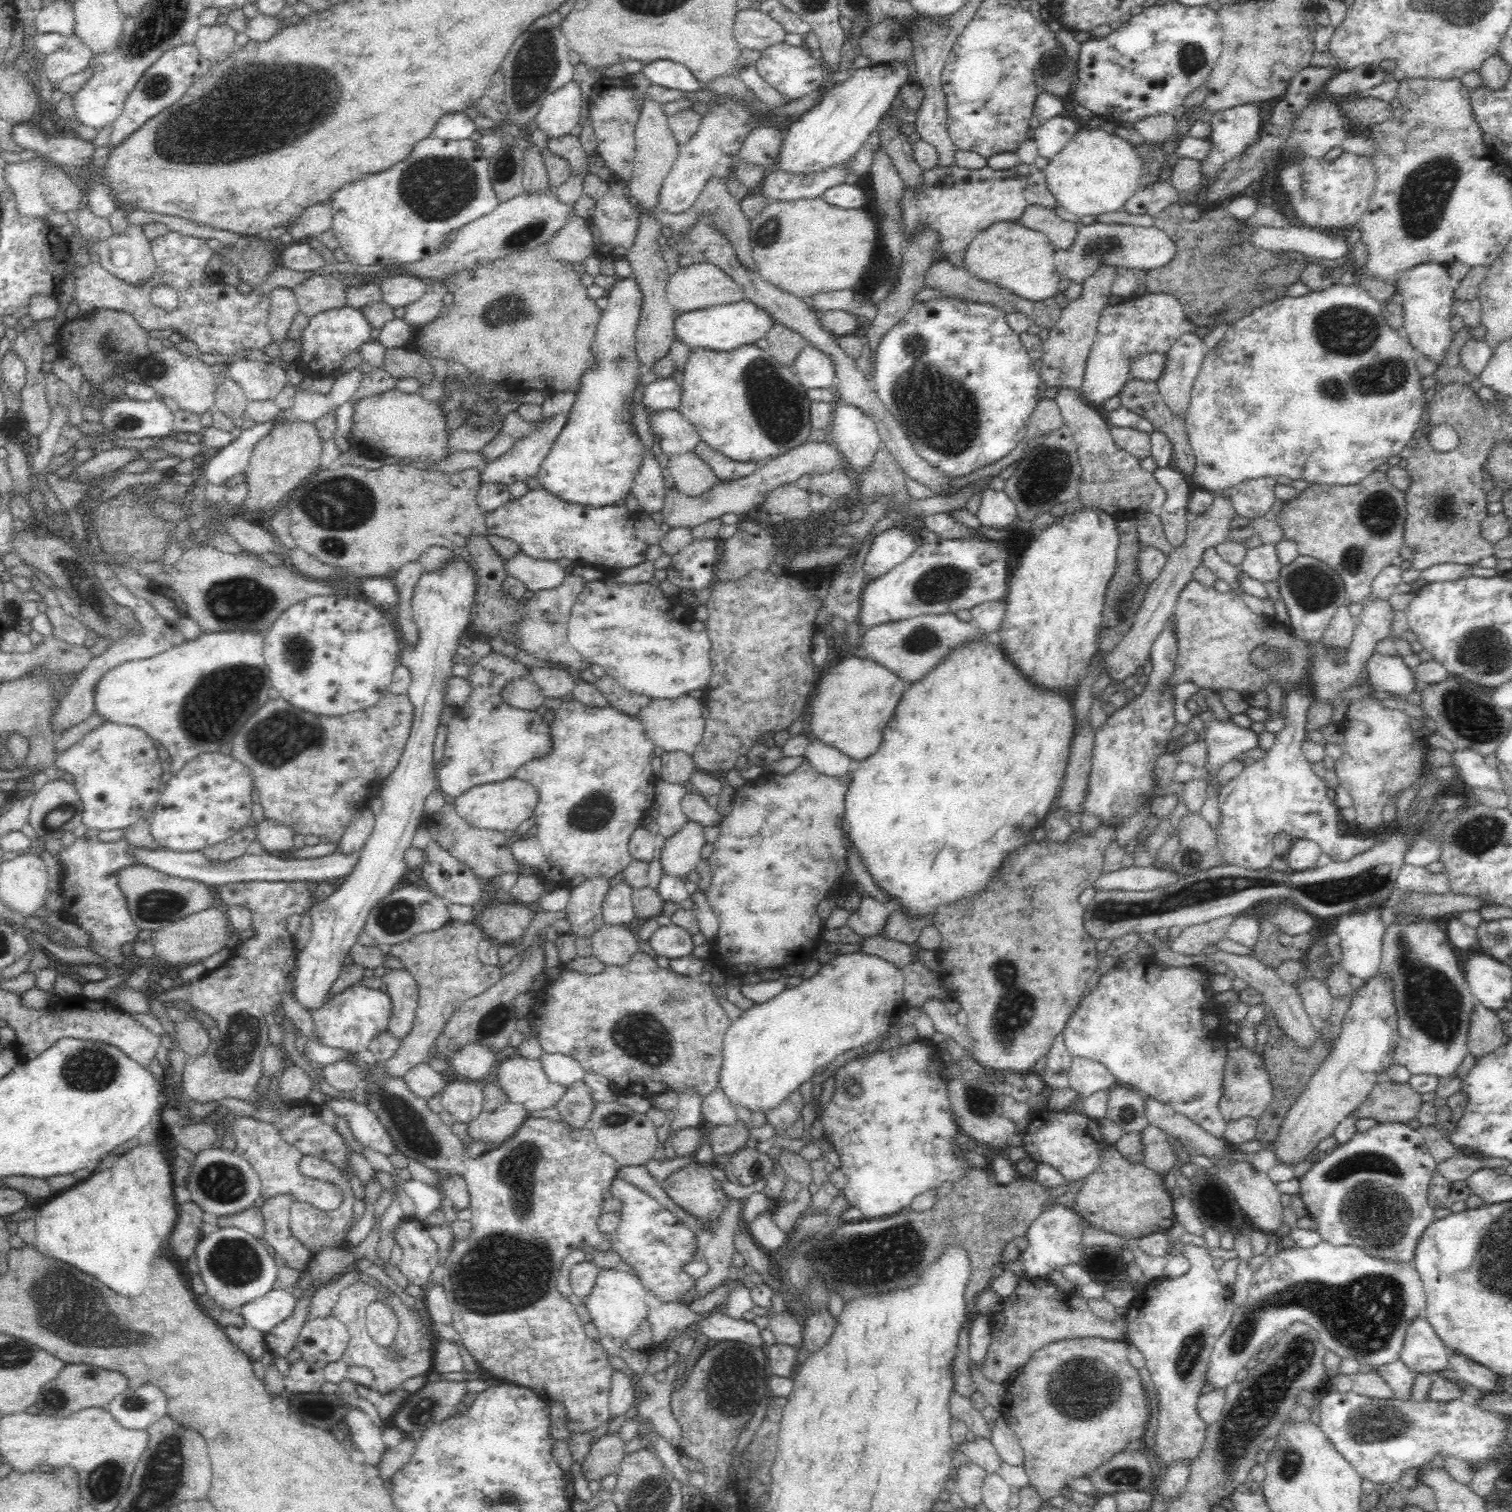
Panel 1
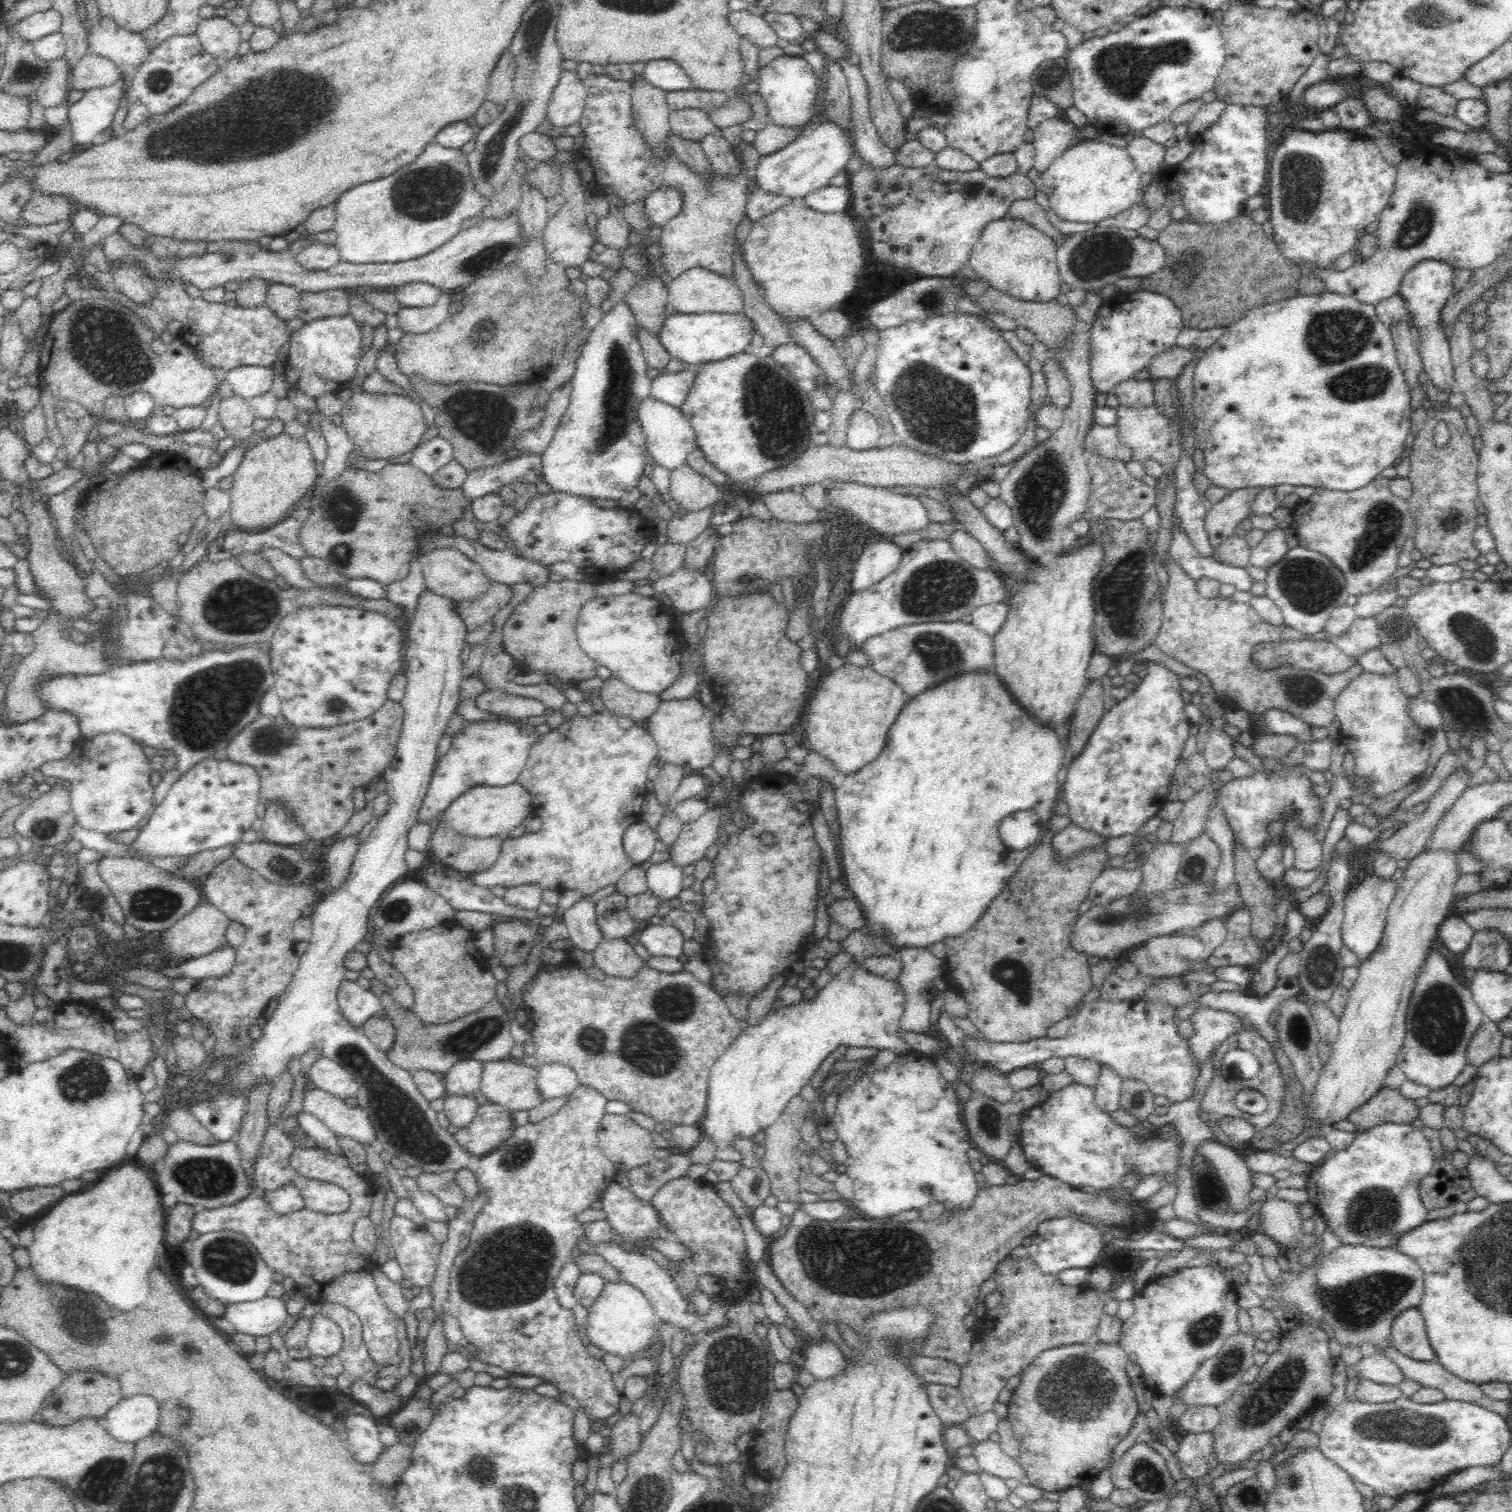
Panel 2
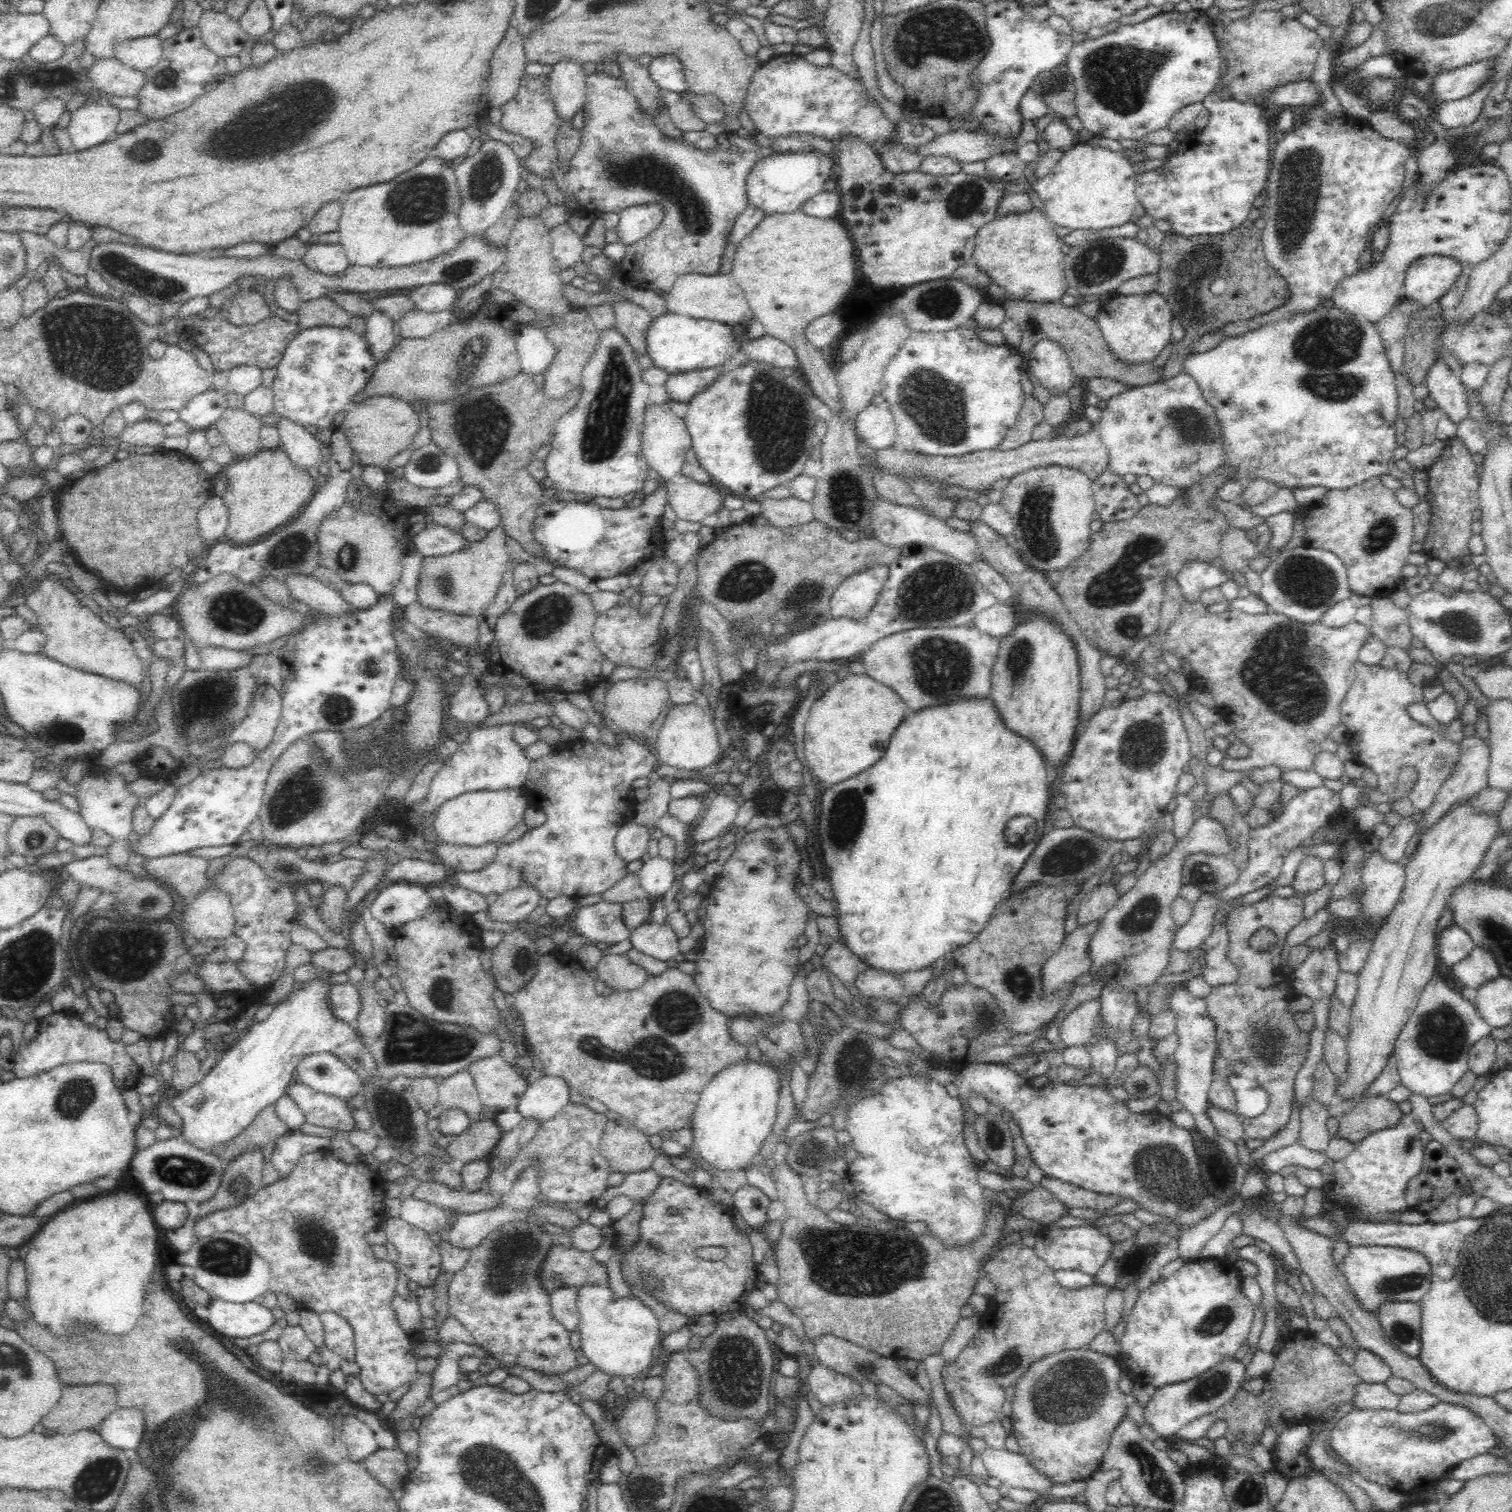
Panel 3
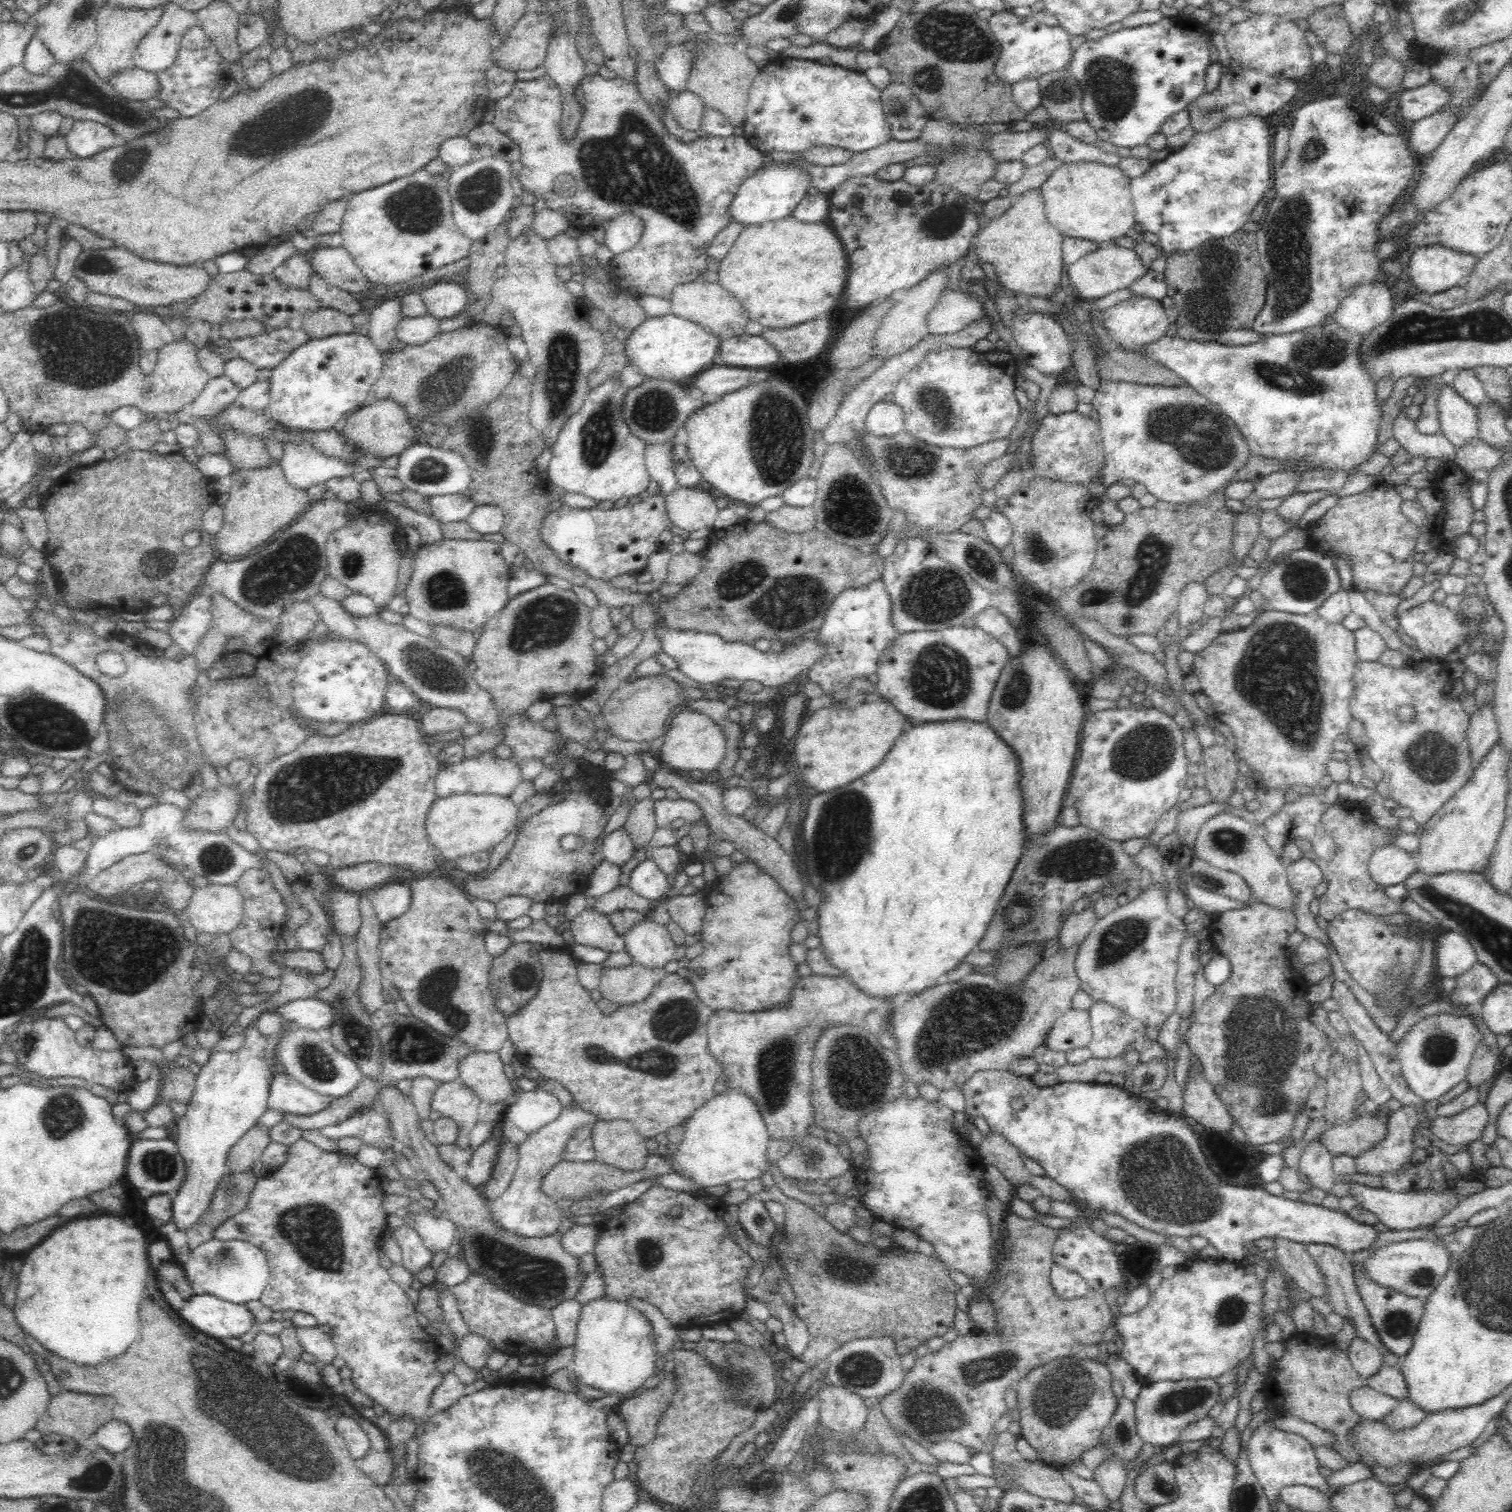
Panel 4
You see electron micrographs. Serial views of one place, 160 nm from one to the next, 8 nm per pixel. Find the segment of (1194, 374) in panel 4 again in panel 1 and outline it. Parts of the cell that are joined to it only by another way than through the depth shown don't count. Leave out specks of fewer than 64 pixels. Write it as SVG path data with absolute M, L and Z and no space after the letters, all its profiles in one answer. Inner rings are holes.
M1336 283L1320 291L1310 291L1303 296L1284 296L1264 306L1243 312L1240 319L1229 322L1223 338L1211 351L1206 351L1196 380L1193 382L1186 416L1184 416L1190 446L1195 454L1196 468L1192 480L1206 490L1223 491L1242 481L1270 476L1276 480L1285 476L1292 480L1328 485L1353 485L1361 483L1371 472L1398 455L1413 443L1412 434L1423 427L1425 419L1424 393L1420 386L1420 373L1414 360L1415 349L1409 339L1392 329L1384 318L1380 301L1371 297L1358 284L1344 286Z

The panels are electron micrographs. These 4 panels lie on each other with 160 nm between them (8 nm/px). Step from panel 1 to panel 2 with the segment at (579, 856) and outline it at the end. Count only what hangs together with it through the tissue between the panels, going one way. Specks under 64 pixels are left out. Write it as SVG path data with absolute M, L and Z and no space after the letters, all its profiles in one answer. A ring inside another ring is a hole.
M606 709L599 714L594 713L588 718L584 718L577 714L573 717L572 721L564 721L559 728L544 734L544 736L537 739L532 745L532 748L530 748L526 768L524 768L524 771L517 779L517 781L532 795L533 813L543 820L541 829L534 833L525 832L517 839L510 839L509 837L503 838L500 854L498 854L496 862L494 862L488 870L468 874L468 876L470 876L470 881L487 889L490 889L492 886L503 886L507 889L521 884L537 884L542 890L556 890L558 893L561 893L563 890L578 890L584 896L590 895L605 886L616 884L625 872L628 872L628 870L636 866L636 864L630 860L626 851L624 851L622 836L626 828L629 827L629 824L641 817L642 800L644 800L646 794L644 786L646 786L646 782L648 782L648 779L646 779L647 772L657 759L657 744L645 726L634 723L634 721L628 717L615 715L612 711Z

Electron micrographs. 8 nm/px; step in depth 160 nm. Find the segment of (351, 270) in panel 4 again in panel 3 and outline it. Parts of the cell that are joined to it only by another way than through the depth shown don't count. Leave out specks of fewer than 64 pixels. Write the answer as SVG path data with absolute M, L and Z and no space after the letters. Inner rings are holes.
M311 244L301 260L310 270L325 276L344 276L350 266L343 246L338 244Z

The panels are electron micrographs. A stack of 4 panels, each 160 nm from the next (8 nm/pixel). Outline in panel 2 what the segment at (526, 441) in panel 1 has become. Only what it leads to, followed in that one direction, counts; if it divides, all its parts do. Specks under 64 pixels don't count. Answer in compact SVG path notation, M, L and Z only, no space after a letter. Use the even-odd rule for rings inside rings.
M522 453L521 456L508 459L499 465L488 468L479 468L469 472L461 489L462 493L464 493L464 497L470 499L470 502L472 502L476 497L481 497L488 493L496 493L500 487L503 487L505 484L508 484L508 482L513 482L514 480L519 480L524 484L528 482L532 484L540 483L541 481L544 481L542 471L543 466L540 455Z

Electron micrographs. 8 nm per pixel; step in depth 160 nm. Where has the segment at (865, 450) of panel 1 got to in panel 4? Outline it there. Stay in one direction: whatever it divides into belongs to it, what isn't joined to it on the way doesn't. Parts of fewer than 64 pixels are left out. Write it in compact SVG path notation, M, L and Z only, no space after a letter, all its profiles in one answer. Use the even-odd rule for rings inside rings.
M892 400L880 401L868 411L866 430L876 436L892 436L905 430L903 410Z

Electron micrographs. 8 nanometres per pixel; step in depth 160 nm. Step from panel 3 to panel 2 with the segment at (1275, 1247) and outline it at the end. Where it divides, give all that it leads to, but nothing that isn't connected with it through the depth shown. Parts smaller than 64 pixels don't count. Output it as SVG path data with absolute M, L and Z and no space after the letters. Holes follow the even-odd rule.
M1205 1141L1197 1150L1216 1169L1217 1176L1229 1192L1229 1207L1232 1212L1246 1212L1252 1205L1249 1195L1253 1188L1250 1170L1237 1150L1219 1141Z

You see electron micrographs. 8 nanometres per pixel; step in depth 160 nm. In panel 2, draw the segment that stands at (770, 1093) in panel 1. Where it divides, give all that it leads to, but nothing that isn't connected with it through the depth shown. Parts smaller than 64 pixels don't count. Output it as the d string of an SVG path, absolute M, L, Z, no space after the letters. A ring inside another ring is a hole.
M848 965L842 970L836 977L830 981L822 990L817 992L816 998L810 1002L810 1000L802 999L799 1004L789 1007L773 1008L769 1014L760 1021L756 1026L748 1026L746 1030L741 1031L736 1040L732 1041L732 1044L722 1053L722 1056L712 1065L709 1081L707 1100L705 1105L706 1116L702 1116L702 1133L707 1138L710 1138L716 1145L717 1149L724 1149L733 1147L734 1140L736 1138L744 1138L745 1140L752 1140L757 1133L761 1131L765 1132L766 1128L770 1128L774 1122L776 1122L782 1115L784 1108L789 1104L790 1100L797 1095L800 1095L800 1089L804 1084L810 1081L812 1075L818 1070L820 1063L832 1052L839 1044L846 1044L846 1046L872 1046L872 1048L878 1048L879 1050L892 1050L894 1054L900 1055L906 1052L912 1051L911 1046L904 1040L902 1040L896 1031L898 1030L900 1019L902 1018L905 1009L904 991L902 991L902 985L896 981L888 981L882 977L872 975L872 973L866 971L864 967L852 967Z

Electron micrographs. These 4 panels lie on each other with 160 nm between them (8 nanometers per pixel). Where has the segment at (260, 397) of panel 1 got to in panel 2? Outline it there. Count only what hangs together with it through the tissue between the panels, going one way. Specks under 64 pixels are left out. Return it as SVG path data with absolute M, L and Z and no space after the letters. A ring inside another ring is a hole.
M239 366L224 373L224 379L230 386L230 393L247 400L270 390L273 367Z

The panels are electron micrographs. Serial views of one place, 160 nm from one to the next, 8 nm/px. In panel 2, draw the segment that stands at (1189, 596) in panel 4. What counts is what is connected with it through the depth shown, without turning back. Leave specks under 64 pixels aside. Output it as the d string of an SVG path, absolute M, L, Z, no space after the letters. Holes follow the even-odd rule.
M1183 530L1174 532L1169 548L1169 556L1184 569L1194 581L1201 578L1216 580L1220 584L1232 584L1235 590L1248 592L1253 579L1244 568L1230 566L1211 557L1203 557L1190 542Z

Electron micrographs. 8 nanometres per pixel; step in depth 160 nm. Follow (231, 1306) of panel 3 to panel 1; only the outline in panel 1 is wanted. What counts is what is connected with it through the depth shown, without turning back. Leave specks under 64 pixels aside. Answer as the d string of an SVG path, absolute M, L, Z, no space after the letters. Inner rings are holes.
M272 1289L264 1296L242 1304L237 1311L244 1324L265 1334L292 1314L295 1302L291 1290Z

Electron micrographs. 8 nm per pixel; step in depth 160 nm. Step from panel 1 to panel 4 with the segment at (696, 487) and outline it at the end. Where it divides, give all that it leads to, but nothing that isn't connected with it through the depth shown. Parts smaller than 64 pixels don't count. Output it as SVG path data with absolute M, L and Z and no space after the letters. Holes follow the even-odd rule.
M678 486L665 496L665 509L674 526L691 534L712 528L719 510L715 500L708 492Z

